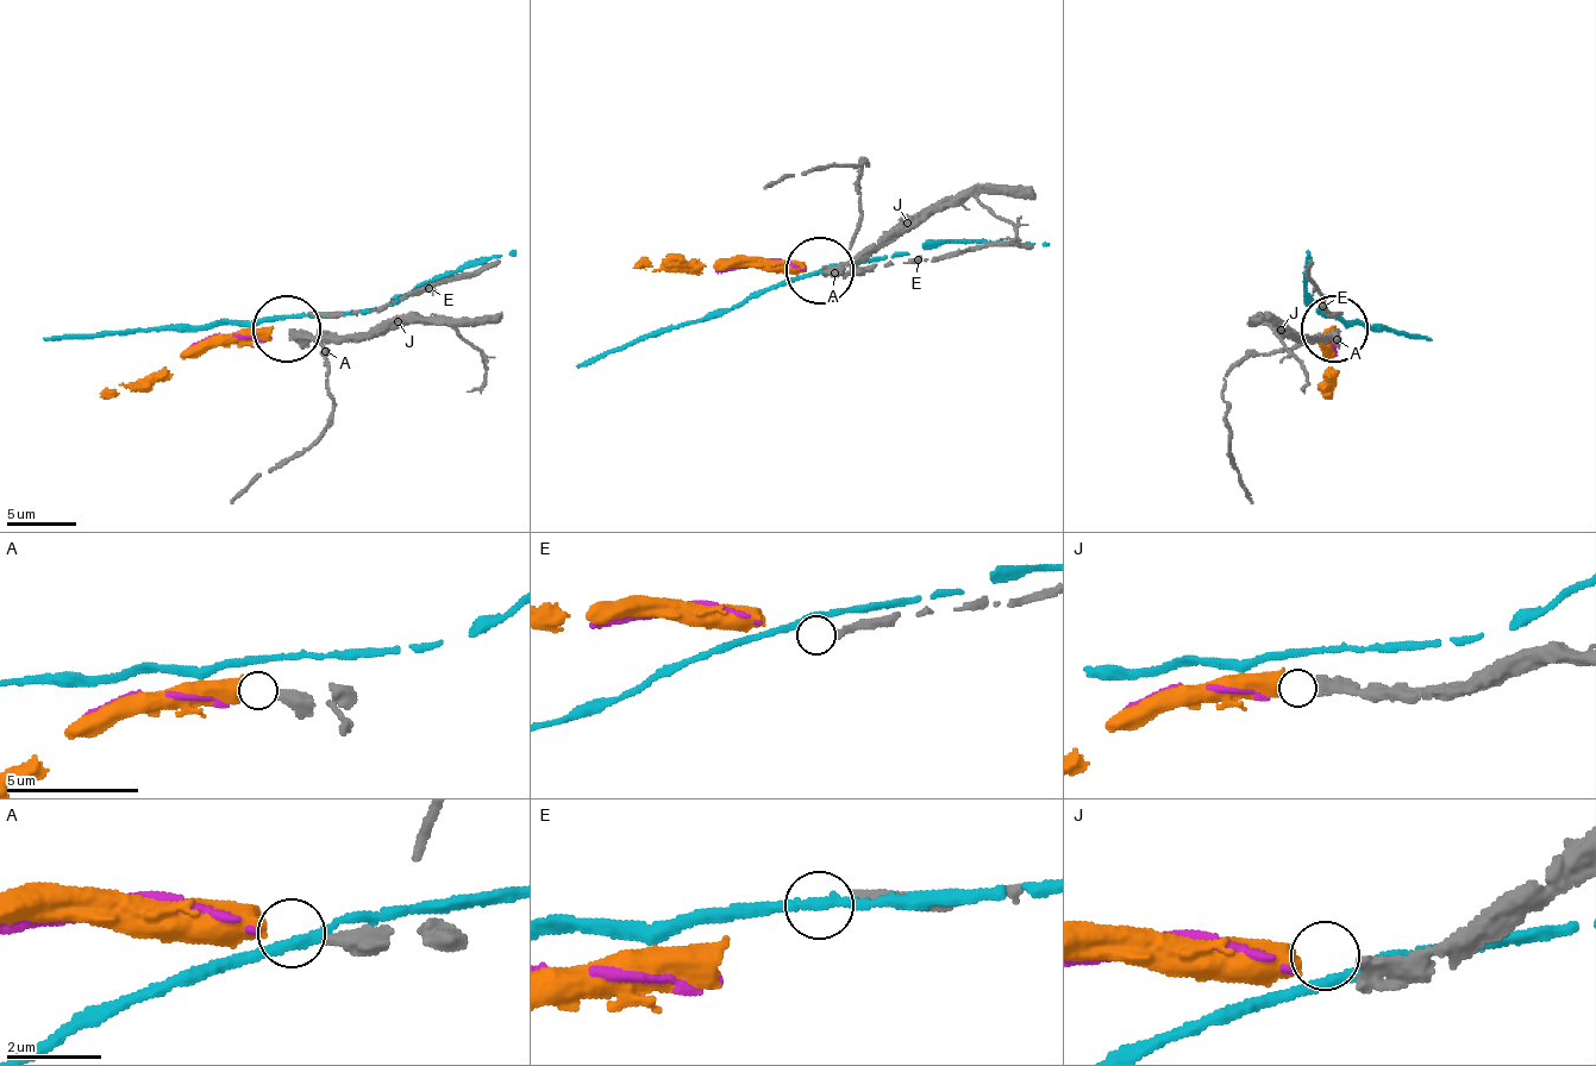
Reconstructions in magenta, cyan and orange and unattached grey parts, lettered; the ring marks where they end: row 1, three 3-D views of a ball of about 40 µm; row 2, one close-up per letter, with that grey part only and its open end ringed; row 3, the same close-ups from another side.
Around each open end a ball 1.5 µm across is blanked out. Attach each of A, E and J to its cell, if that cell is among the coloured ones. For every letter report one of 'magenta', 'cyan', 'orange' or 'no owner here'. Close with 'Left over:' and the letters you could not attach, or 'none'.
A: magenta
E: no owner here
J: orange
Left over: E

